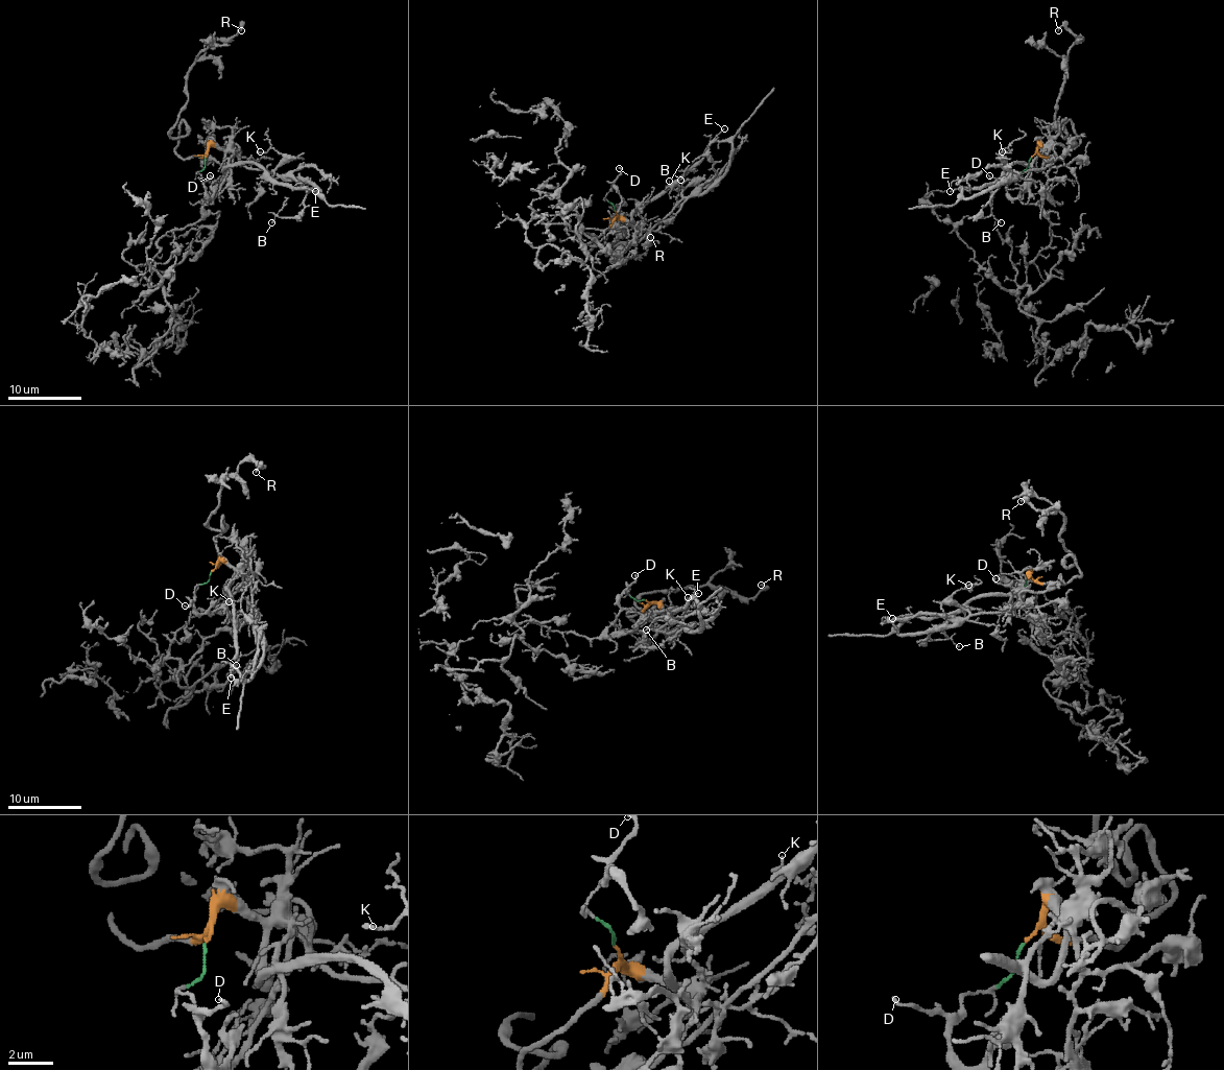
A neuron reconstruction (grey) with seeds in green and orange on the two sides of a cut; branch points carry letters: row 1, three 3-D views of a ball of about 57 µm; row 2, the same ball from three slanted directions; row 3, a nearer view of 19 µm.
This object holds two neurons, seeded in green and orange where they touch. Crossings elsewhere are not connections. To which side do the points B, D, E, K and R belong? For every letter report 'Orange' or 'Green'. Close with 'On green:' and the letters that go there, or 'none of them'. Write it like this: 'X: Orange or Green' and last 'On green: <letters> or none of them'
B: Orange
D: Green
E: Orange
K: Orange
R: Orange
On green: D

